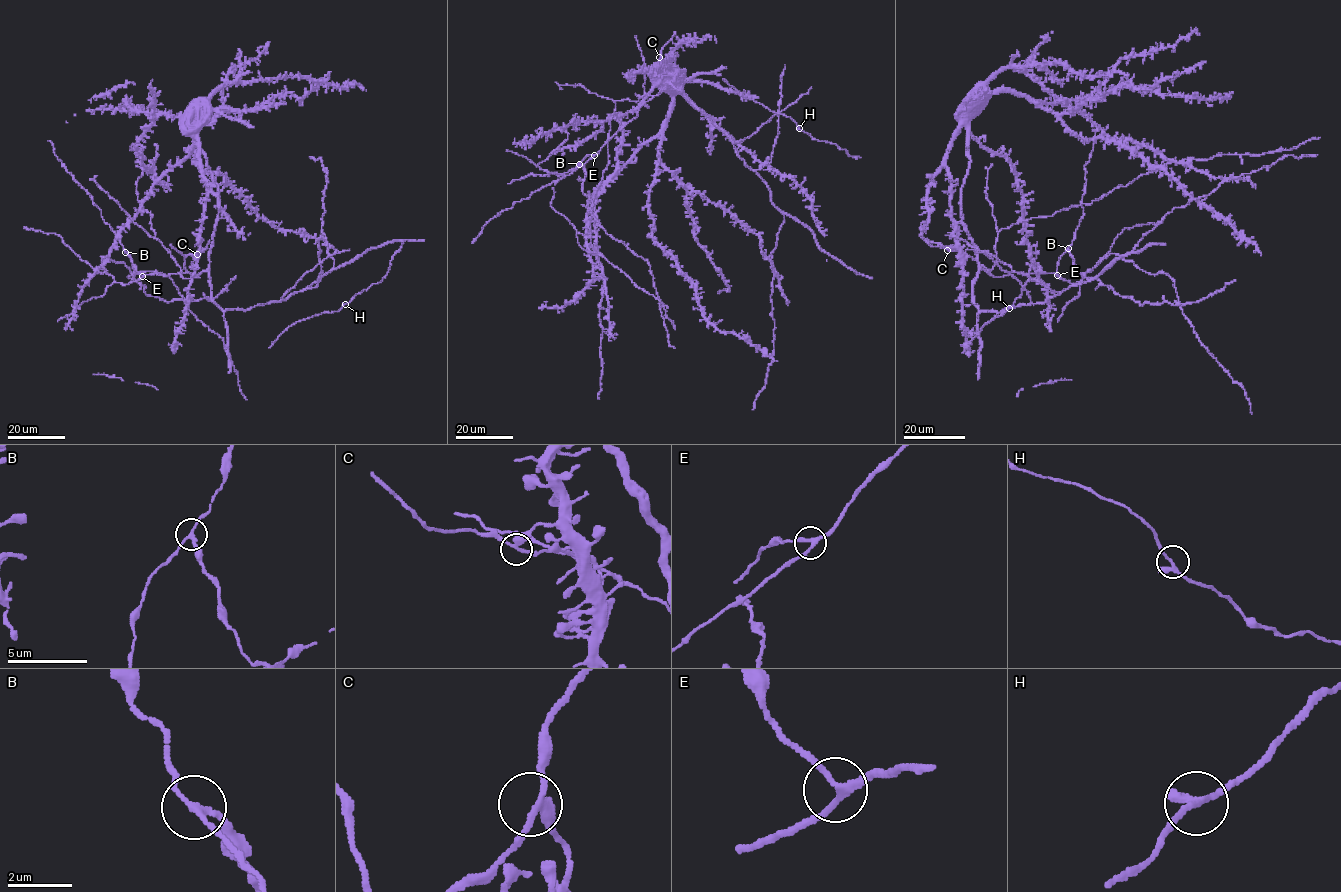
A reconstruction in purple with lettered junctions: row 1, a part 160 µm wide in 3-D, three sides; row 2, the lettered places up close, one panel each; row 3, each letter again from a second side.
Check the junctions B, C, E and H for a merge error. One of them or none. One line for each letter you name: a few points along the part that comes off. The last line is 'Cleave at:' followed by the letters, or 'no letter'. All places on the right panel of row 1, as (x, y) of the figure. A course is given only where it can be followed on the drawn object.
B: Course of the part to remove: (1068, 248), (1077, 270), (1140, 304), (1198, 302), (1236, 280)
Cleave at: B

